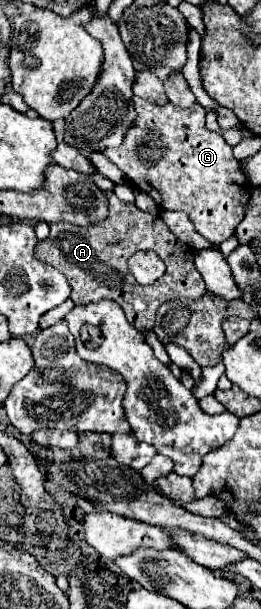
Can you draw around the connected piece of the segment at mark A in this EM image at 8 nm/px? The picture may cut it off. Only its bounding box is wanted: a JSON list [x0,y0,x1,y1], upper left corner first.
[36,191,206,331]

